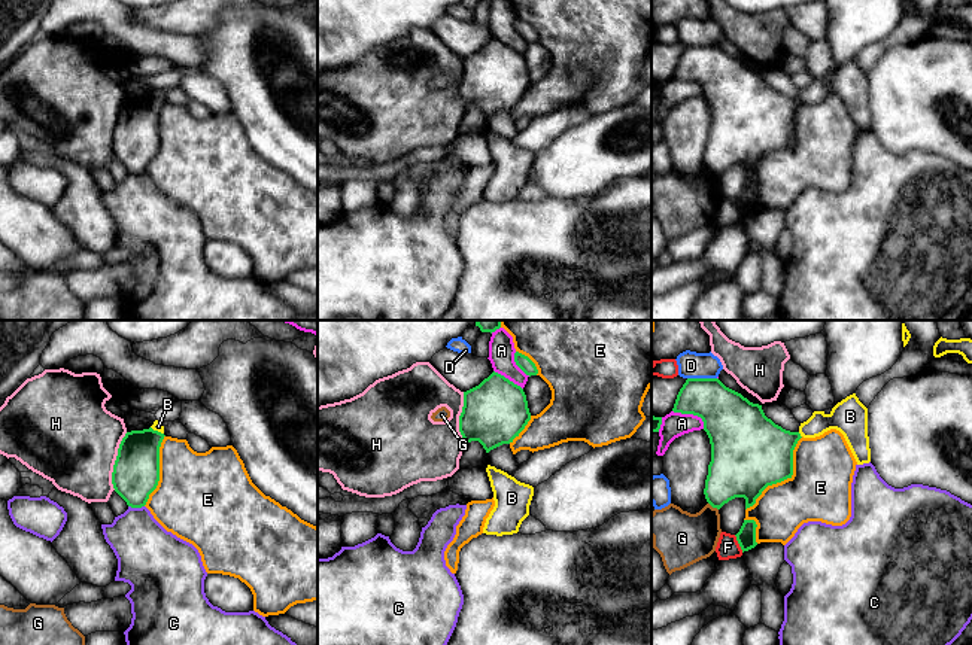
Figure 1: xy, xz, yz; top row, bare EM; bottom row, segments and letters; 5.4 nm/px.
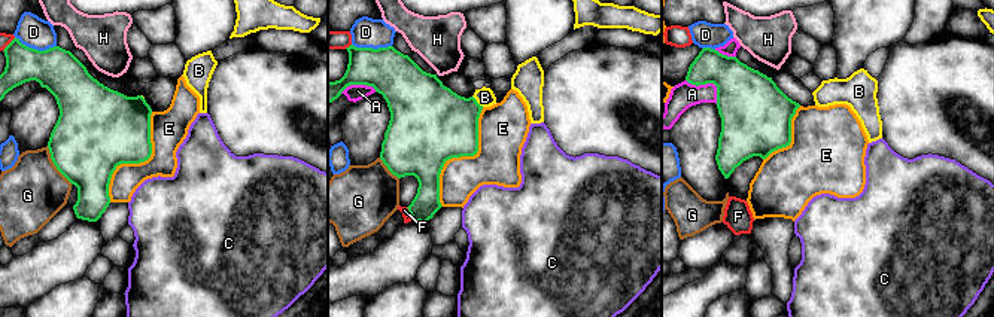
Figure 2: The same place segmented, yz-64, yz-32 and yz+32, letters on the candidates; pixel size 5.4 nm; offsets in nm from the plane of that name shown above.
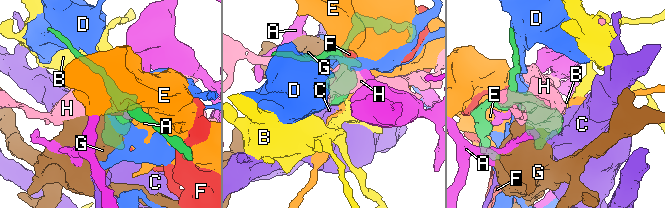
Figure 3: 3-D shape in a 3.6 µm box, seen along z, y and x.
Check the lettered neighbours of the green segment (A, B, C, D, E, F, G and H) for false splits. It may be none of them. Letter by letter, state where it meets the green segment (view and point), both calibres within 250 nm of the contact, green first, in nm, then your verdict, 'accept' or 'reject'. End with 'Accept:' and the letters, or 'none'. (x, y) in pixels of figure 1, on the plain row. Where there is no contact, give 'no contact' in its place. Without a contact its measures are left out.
A: contact yz (692, 79); calibres 320 and 140 nm; reject
B: contact yz (799, 102); calibres 360 and 140 nm; reject
C: contact xy (136, 173); calibres 260 and 320 nm; reject
D: contact yz (702, 45); calibres 280 and 140 nm; reject
E: contact yz (786, 145); calibres 420 and 340 nm; reject
F: contact yz (738, 209); calibres 100 and 120 nm; reject
G: contact yz (713, 173); calibres 320 and 280 nm; reject
H: contact xy (115, 127); calibres 260 and 480 nm; reject
Accept: none

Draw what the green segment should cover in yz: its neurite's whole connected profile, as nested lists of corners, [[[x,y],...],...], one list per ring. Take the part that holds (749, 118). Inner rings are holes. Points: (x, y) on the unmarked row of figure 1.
[[[687,45],[680,55],[674,79],[702,85],[711,110],[711,128],[705,146],[707,168],[720,176],[735,164],[745,165],[745,176],[756,170],[762,158],[793,142],[793,116],[802,104],[768,85],[762,72],[750,69],[741,60],[726,54],[719,45]]]

